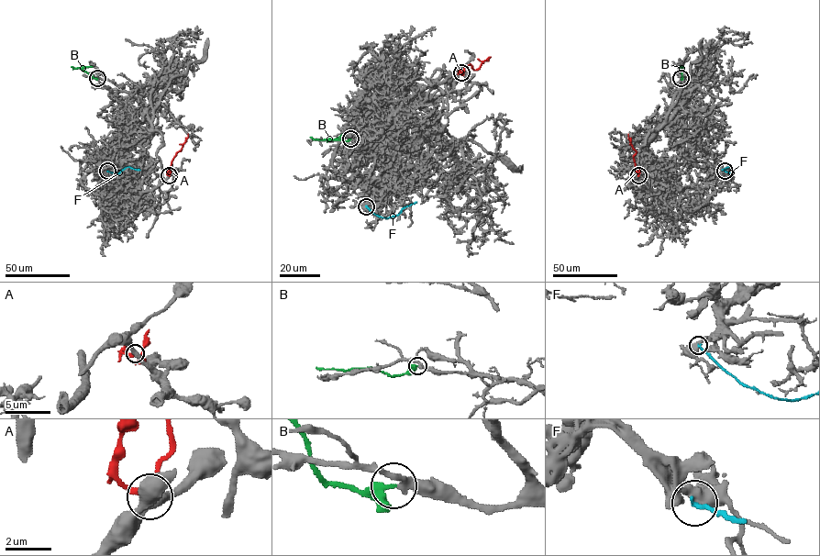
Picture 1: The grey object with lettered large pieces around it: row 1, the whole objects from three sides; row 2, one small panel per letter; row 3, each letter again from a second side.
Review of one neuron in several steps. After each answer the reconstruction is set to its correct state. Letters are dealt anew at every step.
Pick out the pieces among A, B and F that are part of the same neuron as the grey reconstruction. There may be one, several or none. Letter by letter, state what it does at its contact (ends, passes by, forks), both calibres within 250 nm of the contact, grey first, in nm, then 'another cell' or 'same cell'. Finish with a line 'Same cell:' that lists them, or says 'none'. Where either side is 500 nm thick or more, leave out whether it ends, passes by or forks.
A: it passes by; 400 nm thick on the grey side, 280 nm on the other; another cell
B: it passes by; 280 nm thick on the grey side, 240 nm on the other; same cell
F: 500 nm thick on the grey side, 180 nm on the other; another cell
Same cell: B

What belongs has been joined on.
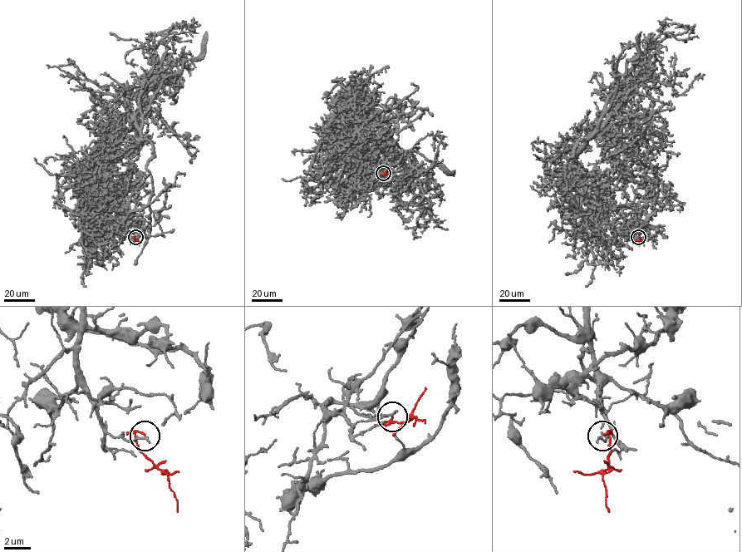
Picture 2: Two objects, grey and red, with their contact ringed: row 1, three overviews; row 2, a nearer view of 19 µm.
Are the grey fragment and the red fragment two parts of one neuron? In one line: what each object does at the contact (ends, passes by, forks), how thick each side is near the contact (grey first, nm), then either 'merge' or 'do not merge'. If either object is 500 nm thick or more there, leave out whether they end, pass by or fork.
grey ends; red passes by; calibres 190 and 100 nm; do not merge

